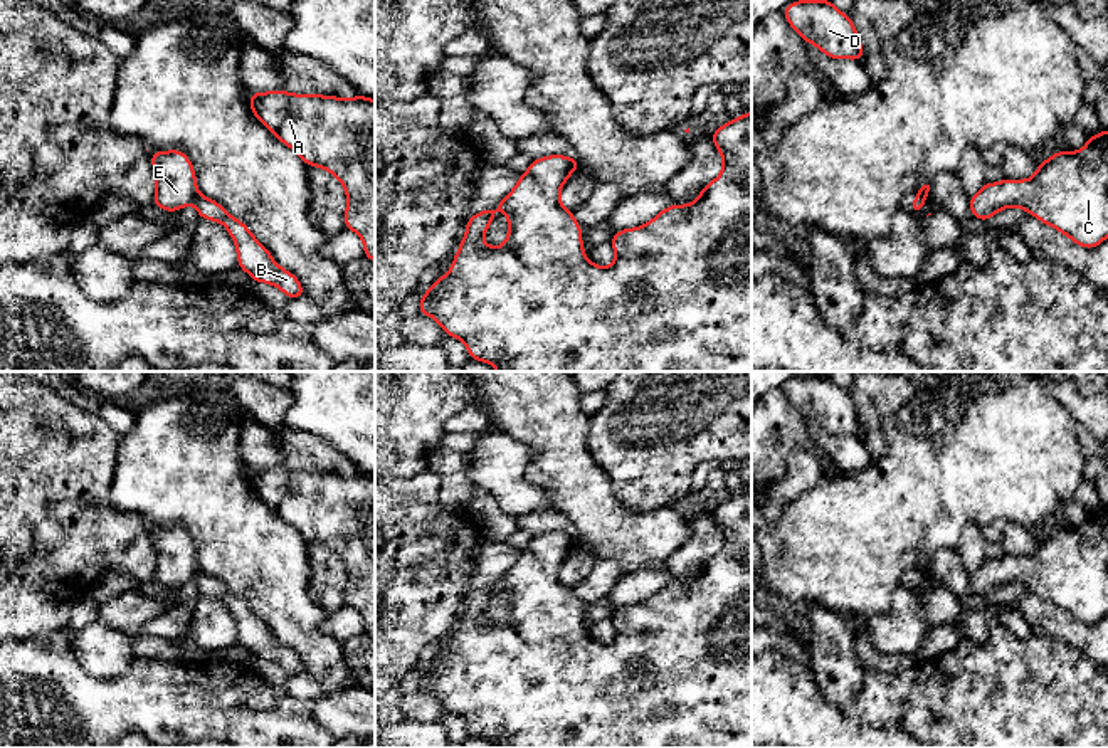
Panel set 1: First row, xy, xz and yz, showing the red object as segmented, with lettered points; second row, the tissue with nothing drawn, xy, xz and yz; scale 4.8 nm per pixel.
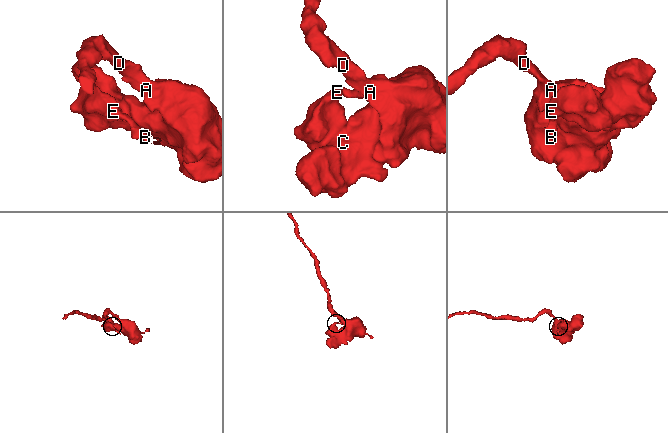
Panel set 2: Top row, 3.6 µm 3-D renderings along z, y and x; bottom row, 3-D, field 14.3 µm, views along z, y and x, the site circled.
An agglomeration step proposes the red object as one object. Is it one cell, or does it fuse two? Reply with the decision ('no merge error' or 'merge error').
merge error

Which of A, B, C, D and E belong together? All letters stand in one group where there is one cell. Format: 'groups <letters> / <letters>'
groups A C D E / B

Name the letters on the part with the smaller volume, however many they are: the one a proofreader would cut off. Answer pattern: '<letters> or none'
B

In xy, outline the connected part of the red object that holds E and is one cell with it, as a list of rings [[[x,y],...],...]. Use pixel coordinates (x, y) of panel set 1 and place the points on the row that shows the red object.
[[[182,150],[148,151],[155,170],[153,205],[178,212],[198,195],[195,170]]]

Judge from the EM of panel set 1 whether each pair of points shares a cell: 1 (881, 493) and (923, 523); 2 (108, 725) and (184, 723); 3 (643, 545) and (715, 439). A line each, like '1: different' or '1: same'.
1: same
2: same
3: different

